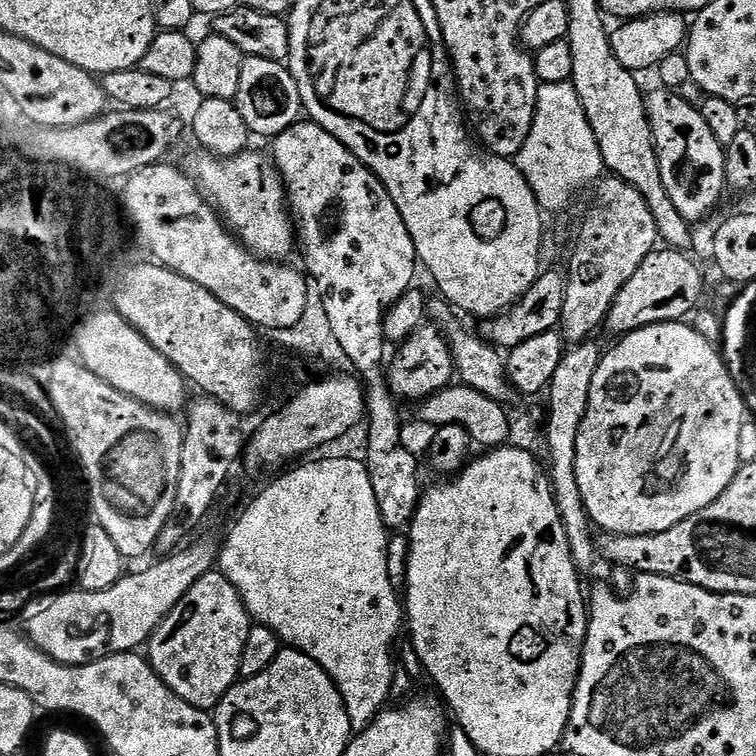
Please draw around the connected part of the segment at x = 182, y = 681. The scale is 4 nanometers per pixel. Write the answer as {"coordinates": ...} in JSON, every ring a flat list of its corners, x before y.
{"coordinates":[[219,570,207,572,202,578,198,578,194,582,194,586,190,586,190,590,186,590,182,602,178,602,178,606,174,606,174,610,170,610,170,614,154,630,152,639,149,640,146,645,146,659,148,663,152,665,152,668,160,675,162,682,166,682,166,686,170,690,174,690,174,694,178,694,178,698,190,702,190,706,194,706,195,708,203,708,205,710,215,709,220,699,230,691,233,684,237,683,240,674,240,663,242,662,242,650,246,646,246,634,250,634,253,623,252,617,248,615,246,606,242,602,240,592,224,577,223,572]]}

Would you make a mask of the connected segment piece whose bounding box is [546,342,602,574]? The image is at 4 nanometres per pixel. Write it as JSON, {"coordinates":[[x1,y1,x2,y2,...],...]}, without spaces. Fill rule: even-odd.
{"coordinates":[[585,342,569,347,546,389,548,420,552,423,548,428,548,444,546,440,546,450,548,446,546,471,552,481,552,497,556,500,558,514,562,518,562,526,566,530,568,549,574,558,577,569,584,574,587,574,595,566,596,560,598,561,598,548,594,543,594,536,592,540,594,525,582,502,582,490,578,490,578,470,576,469,578,434,588,416,590,394,594,391,602,363,602,348,592,343,596,342]]}

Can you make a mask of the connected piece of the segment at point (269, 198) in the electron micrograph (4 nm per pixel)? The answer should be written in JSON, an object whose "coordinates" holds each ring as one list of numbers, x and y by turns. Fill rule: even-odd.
{"coordinates":[[245,150,236,156,223,158,200,154,190,167,190,172,200,191,220,213,221,220,228,225,239,243,261,258,284,262,298,244,284,181,265,153,263,156,252,151]]}

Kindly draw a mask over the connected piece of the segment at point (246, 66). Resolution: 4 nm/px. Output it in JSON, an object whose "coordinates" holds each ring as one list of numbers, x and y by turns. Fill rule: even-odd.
{"coordinates":[[261,56,244,57,242,79,238,82,238,94,234,103,253,137,275,138,282,134,282,130,297,123,302,116,298,86,287,67,281,61,267,60]]}

